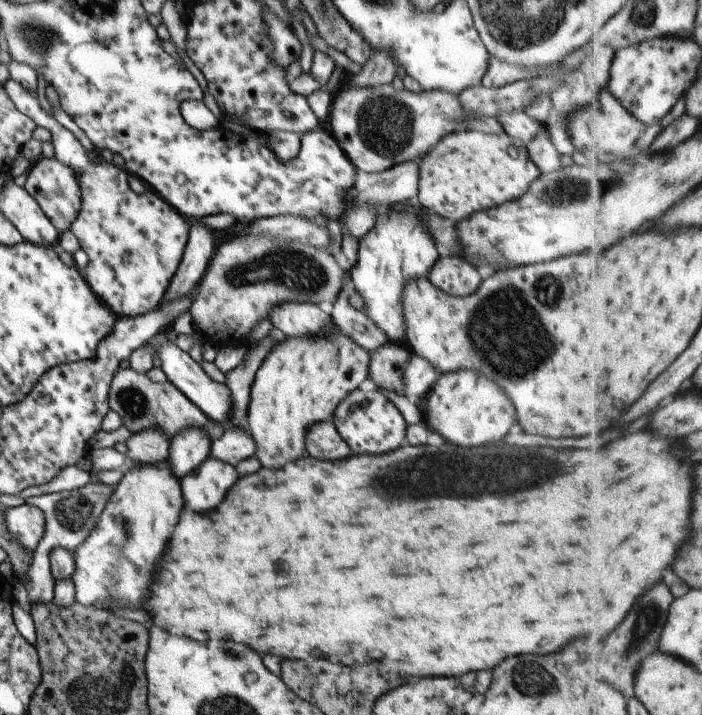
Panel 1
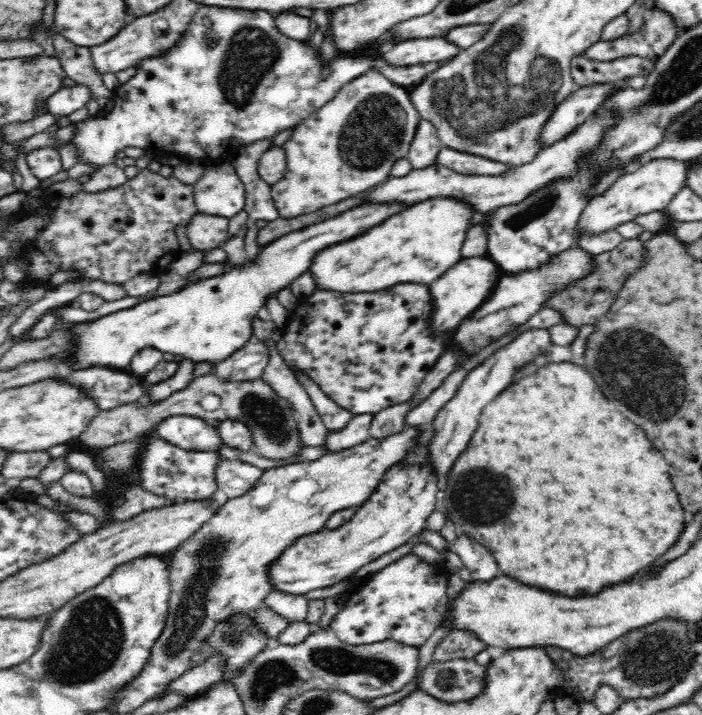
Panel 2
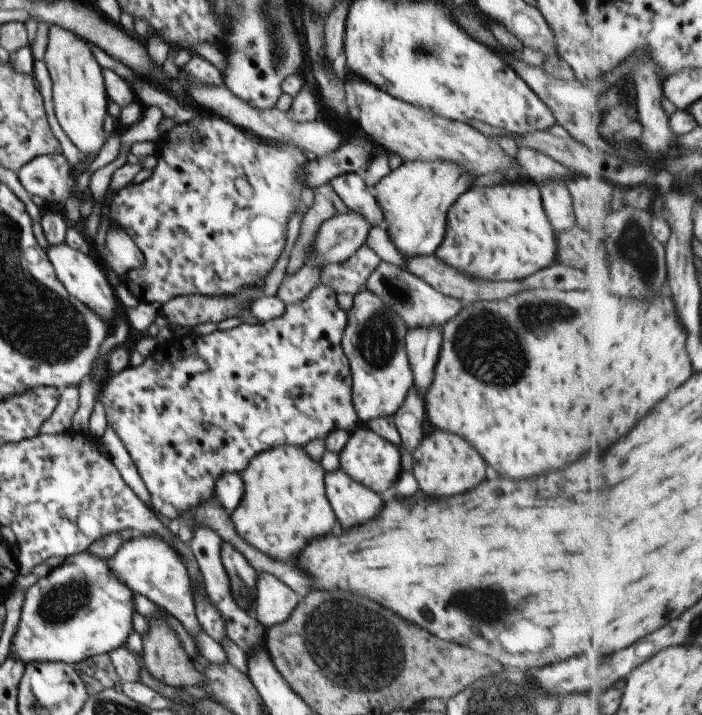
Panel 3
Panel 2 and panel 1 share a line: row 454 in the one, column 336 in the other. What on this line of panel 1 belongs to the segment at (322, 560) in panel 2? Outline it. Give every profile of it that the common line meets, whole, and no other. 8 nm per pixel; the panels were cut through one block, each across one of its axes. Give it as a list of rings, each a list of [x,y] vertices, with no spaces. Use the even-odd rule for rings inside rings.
[[[377,389],[367,392],[353,390],[333,409],[329,418],[341,440],[349,447],[350,454],[380,455],[395,450],[404,440],[405,424],[401,413]]]

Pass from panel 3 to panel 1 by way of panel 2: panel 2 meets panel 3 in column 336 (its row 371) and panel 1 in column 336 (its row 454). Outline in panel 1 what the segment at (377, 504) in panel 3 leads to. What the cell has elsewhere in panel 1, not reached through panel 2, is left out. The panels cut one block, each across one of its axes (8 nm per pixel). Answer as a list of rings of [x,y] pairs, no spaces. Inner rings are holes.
[[[330,419],[311,423],[306,428],[304,450],[317,460],[341,460],[350,455],[349,447],[341,440]]]

